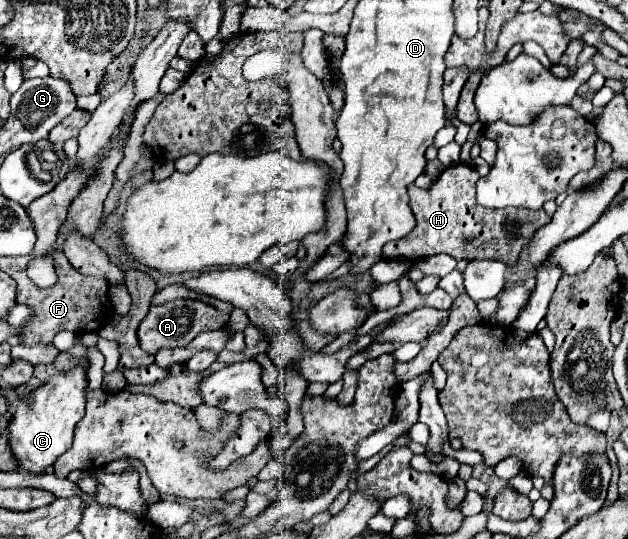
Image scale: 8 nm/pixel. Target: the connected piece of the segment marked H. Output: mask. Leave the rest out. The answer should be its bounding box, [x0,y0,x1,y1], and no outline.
[383,164,551,260]

